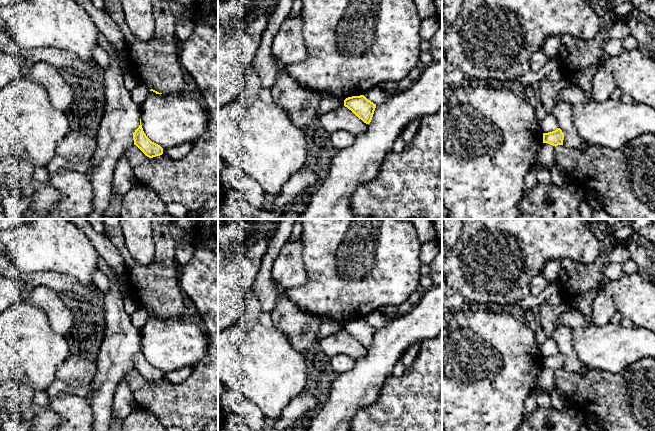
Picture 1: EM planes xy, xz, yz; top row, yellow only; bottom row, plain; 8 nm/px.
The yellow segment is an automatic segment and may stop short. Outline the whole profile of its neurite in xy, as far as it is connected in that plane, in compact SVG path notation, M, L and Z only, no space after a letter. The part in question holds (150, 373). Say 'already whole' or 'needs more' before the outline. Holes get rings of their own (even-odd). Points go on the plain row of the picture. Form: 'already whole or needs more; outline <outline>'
already whole; outline M141 343L140 349L133 357L134 369L136 369L147 381L153 382L163 378L163 372L152 366L144 357Z

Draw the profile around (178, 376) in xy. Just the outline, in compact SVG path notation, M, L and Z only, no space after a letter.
M187 366L175 371L163 372L163 378L165 381L179 384L184 382L192 373L193 367Z

